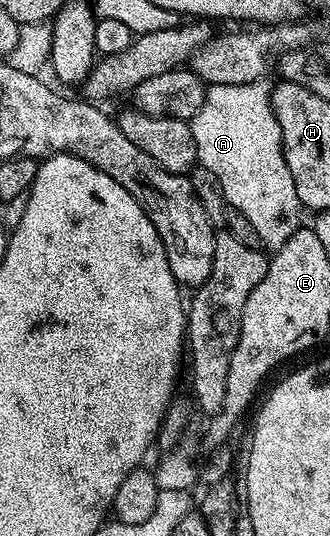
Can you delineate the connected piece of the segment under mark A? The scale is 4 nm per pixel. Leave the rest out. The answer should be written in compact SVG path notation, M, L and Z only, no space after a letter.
M265 81L209 87L191 126L197 163L215 173L226 204L249 222L250 229L266 243L264 246L276 249L302 226L303 208L283 157L281 130L279 121L275 121L270 94L270 84Z

